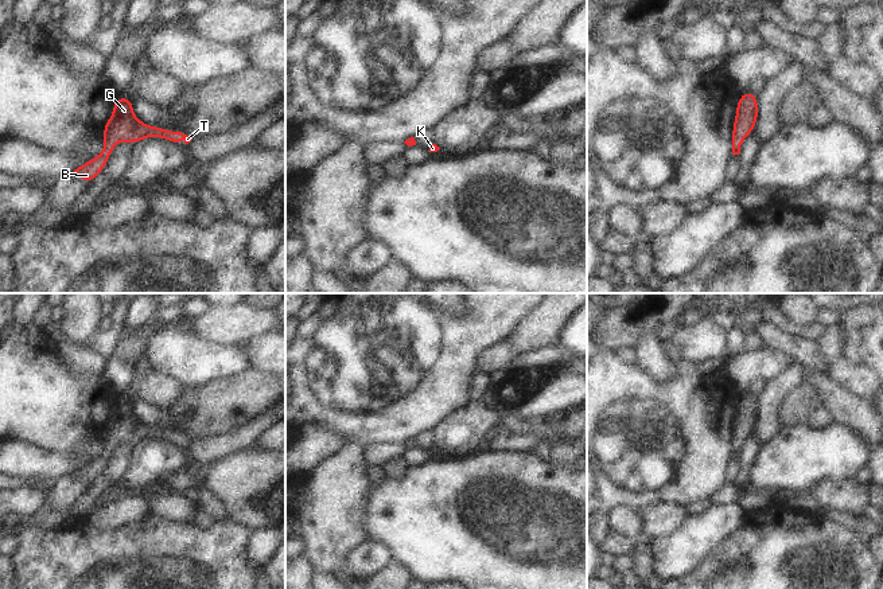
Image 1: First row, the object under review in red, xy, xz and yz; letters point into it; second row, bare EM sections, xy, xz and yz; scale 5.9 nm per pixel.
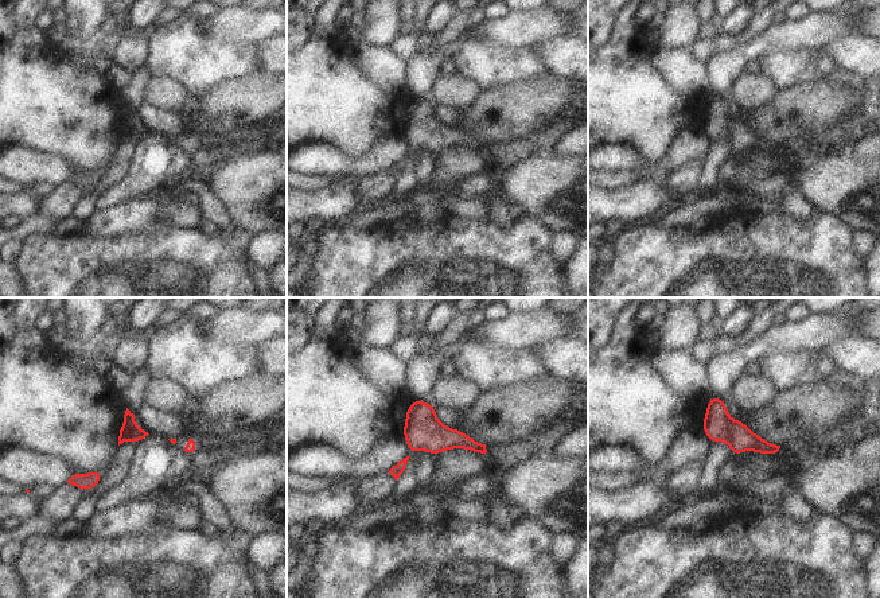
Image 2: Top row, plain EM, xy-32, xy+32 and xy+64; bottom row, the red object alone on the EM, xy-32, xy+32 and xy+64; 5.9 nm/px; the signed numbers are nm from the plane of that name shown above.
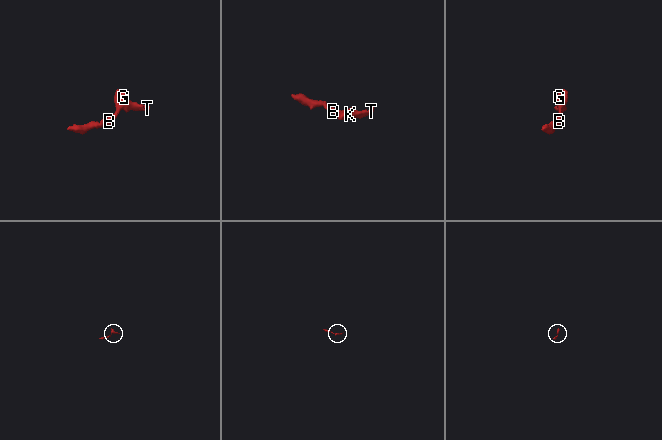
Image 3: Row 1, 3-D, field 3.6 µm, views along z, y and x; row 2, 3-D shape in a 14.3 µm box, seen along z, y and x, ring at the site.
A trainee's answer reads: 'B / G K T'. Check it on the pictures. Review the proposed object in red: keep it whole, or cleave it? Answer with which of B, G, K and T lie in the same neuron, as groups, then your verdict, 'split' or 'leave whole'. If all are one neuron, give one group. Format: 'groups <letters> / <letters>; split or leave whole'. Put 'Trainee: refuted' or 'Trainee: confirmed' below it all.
groups B G K T; leave whole
Trainee: refuted

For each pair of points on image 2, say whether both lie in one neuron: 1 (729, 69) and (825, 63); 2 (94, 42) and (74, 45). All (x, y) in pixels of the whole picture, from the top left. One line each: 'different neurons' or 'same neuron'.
1: different neurons
2: same neuron

